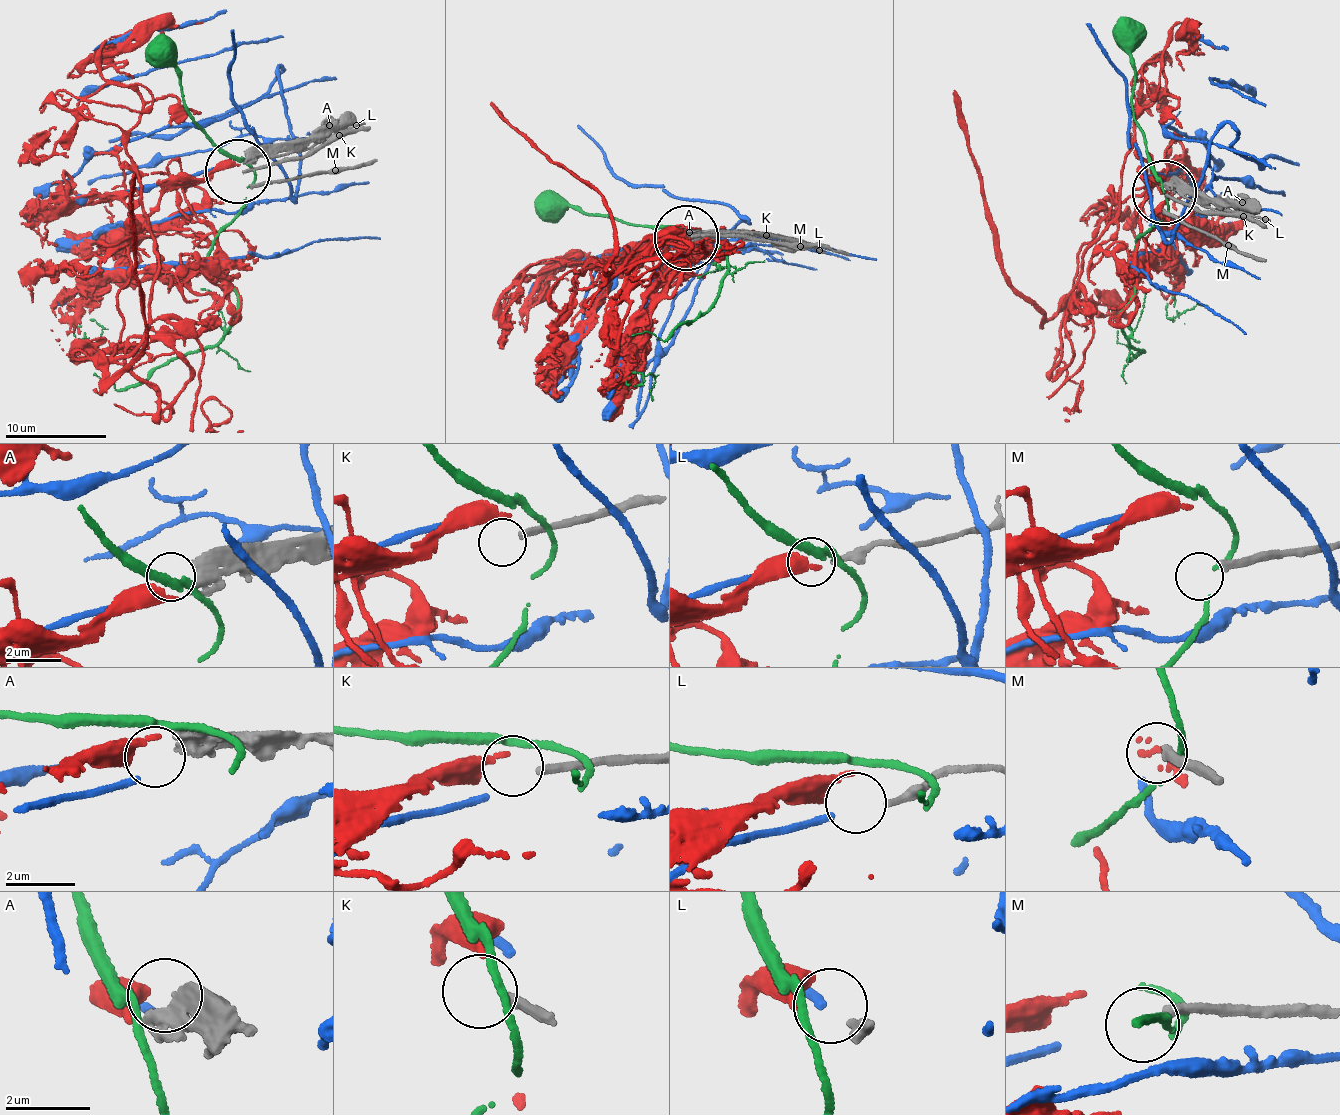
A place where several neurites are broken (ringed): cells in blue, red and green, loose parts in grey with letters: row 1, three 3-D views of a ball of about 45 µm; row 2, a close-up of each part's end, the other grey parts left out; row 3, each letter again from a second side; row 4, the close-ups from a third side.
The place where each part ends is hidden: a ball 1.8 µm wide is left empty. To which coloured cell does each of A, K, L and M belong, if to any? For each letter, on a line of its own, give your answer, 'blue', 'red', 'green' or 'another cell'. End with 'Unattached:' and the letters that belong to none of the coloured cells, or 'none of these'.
A: red
K: another cell
L: blue
M: another cell
Unattached: K, M

